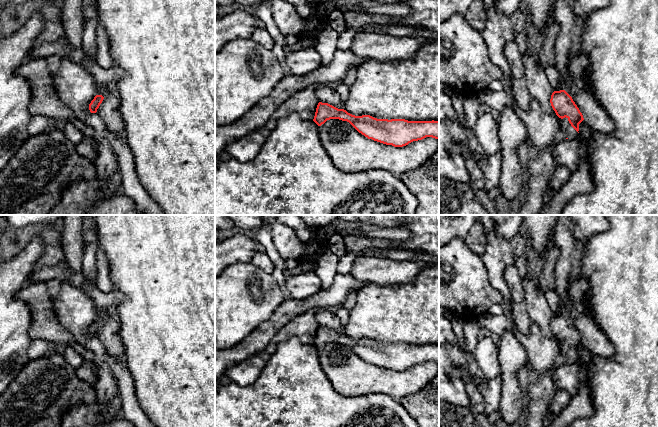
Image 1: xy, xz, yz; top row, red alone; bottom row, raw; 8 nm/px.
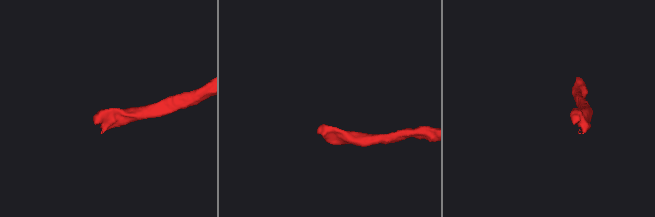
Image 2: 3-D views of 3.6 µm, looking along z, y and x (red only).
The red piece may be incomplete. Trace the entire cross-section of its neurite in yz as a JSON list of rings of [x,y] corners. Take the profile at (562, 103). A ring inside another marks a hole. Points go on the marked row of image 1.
[[[554,91],[550,99],[551,106],[556,115],[561,118],[561,124],[568,139],[579,138],[579,124],[584,120],[582,113],[565,91]]]

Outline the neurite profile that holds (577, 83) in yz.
[[[580,50],[571,52],[566,66],[565,91],[572,97],[587,125],[596,132],[612,134],[613,120],[589,90],[589,58]]]

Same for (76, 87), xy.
[[[67,57],[62,59],[55,88],[58,97],[72,110],[75,118],[94,131],[95,141],[107,140],[110,143],[122,177],[122,193],[134,202],[137,211],[141,215],[165,215],[142,186],[125,135],[117,136],[111,133],[97,112],[90,112],[89,104],[96,96],[94,76],[84,66]]]

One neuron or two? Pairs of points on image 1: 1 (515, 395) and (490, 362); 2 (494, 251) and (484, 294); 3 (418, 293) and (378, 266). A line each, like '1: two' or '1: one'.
1: two
2: two
3: two

